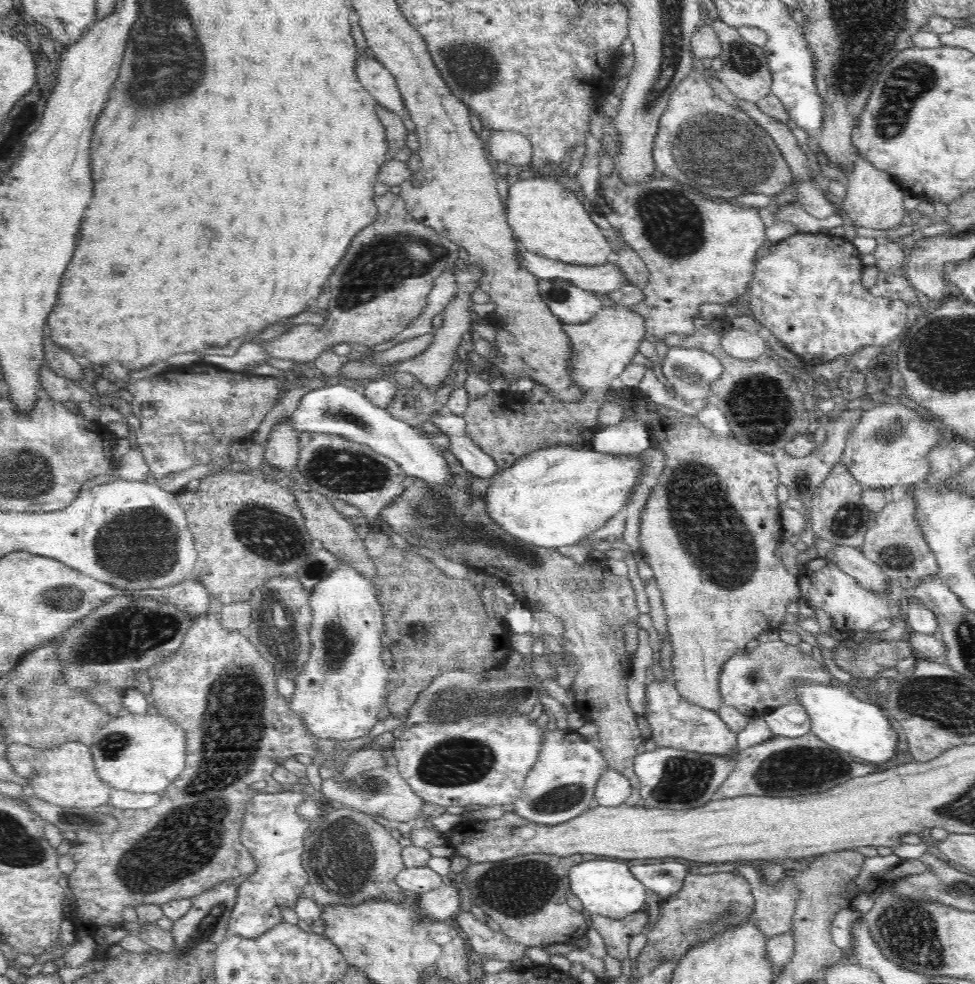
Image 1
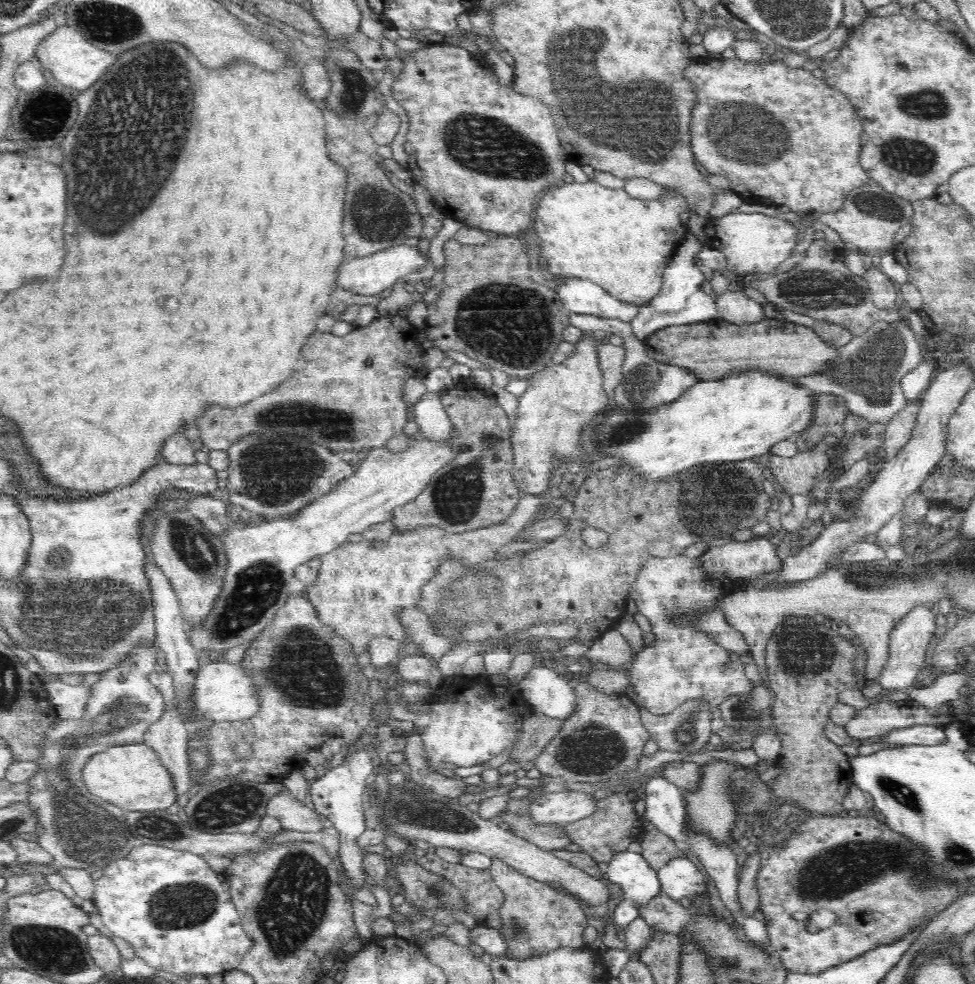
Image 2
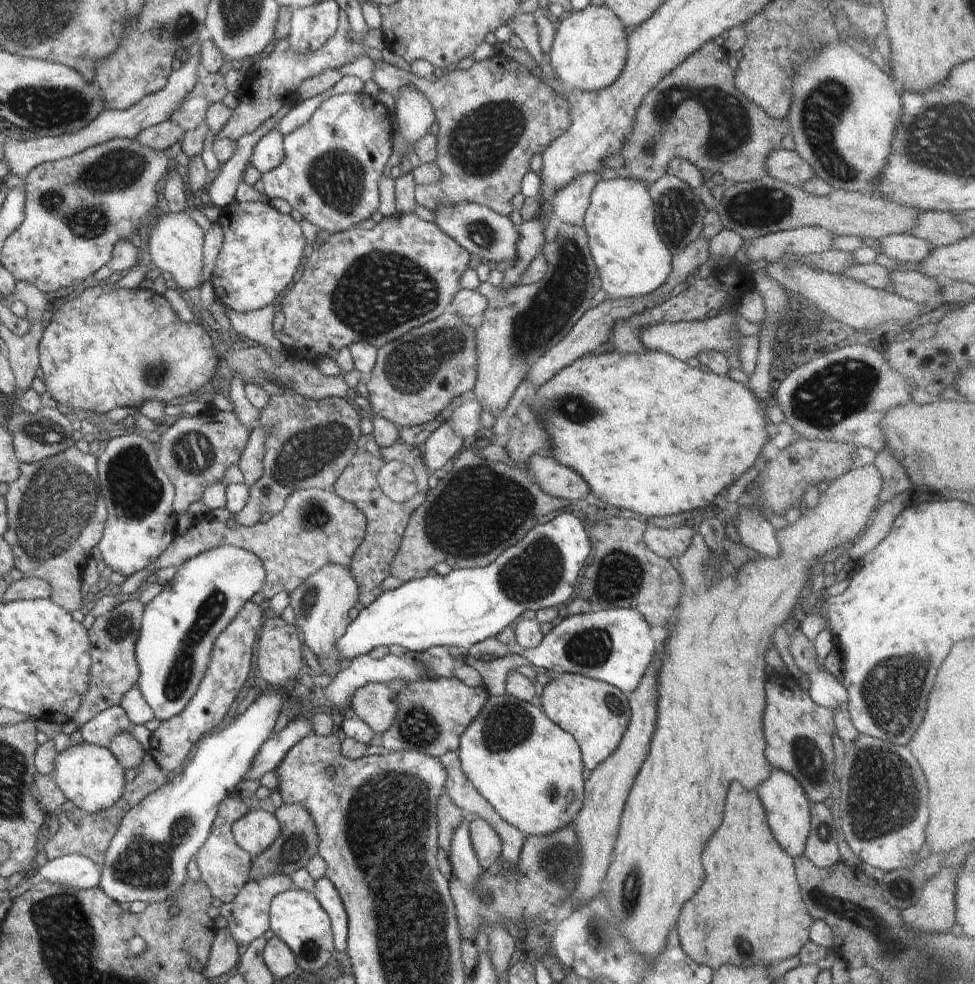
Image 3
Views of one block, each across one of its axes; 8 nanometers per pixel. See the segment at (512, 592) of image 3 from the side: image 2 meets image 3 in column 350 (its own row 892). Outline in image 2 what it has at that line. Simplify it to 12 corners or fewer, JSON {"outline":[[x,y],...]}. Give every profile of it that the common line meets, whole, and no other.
{"outline":[[618,852],[606,878],[623,897],[611,922],[626,930],[661,893],[644,856]]}

